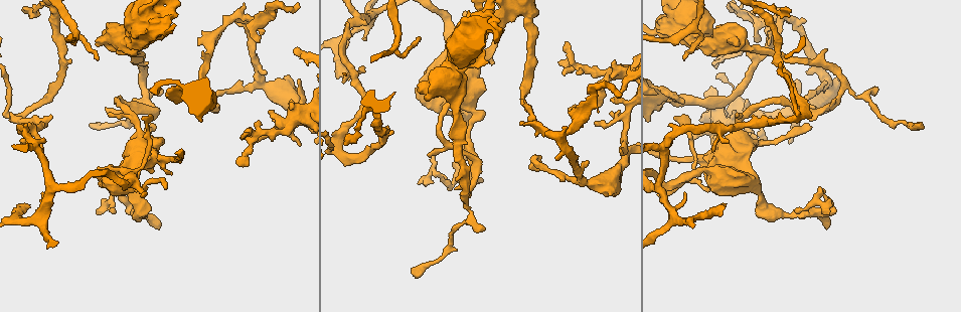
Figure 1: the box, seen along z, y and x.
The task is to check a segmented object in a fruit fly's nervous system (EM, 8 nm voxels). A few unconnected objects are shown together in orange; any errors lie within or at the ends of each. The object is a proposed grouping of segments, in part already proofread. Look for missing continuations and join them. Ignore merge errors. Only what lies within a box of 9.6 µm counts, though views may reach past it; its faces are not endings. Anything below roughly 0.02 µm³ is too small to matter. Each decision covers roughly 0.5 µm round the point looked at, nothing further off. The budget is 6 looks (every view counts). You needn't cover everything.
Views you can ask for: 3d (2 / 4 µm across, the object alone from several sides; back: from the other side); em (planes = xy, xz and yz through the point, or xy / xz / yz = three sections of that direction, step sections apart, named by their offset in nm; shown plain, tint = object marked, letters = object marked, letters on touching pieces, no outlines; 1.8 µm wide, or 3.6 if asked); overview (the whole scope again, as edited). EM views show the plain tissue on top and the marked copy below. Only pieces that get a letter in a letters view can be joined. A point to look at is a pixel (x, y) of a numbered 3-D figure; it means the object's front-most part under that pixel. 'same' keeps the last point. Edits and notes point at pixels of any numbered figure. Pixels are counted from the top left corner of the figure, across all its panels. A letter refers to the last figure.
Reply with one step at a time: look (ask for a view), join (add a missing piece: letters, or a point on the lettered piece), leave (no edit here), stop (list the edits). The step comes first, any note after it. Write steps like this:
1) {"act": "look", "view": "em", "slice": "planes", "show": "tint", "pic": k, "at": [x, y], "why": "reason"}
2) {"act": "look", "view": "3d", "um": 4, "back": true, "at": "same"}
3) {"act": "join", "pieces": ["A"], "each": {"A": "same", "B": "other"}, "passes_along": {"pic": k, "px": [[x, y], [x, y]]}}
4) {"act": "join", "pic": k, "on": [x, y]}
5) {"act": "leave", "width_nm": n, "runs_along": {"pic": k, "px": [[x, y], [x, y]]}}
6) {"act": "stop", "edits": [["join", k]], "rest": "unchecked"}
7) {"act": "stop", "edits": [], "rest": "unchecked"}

{"act": "look", "view": "em", "slice": "xz", "step": 16, "show": "letters", "pic": 1, "at": [126, 44], "why": "stops while still wide"}

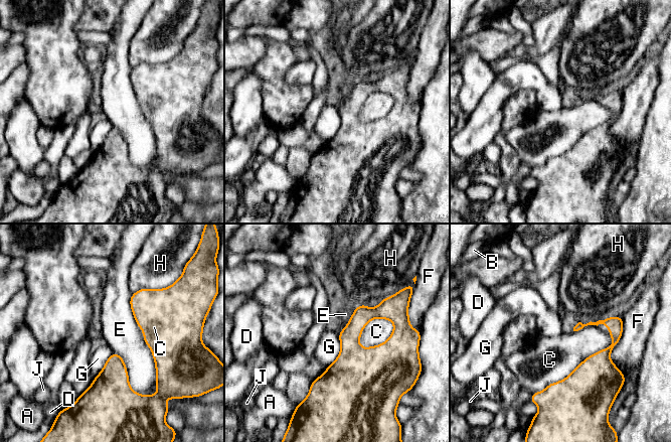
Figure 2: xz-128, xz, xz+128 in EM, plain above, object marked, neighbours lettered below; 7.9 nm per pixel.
{"act": "leave", "each": {"A": "other", "B": "other", "C": "other", "D": "other", "E": "other", "F": "other", "G": "other", "H": "other", "J": "other"}, "runs_along": {"pic": 2, "px": [[618, 319], [614, 344], [547, 393]]}, "found": "none of them fits"}

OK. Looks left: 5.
{"act": "look", "view": "3d", "um": 4, "back": true, "pic": 1, "at": [533, 168], "why": "tapers out"}

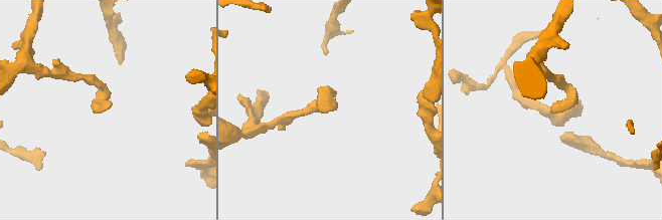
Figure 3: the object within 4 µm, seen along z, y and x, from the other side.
{"act": "look", "view": "em", "slice": "xz", "step": 4, "show": "letters", "pic": 3, "at": [335, 108]}

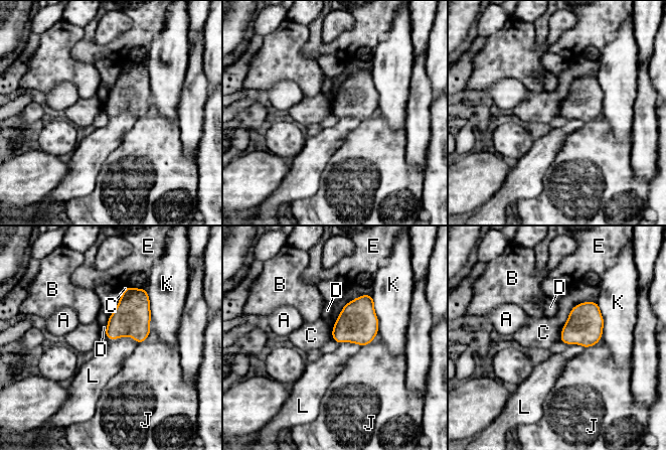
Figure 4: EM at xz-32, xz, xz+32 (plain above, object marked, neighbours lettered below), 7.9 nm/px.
{"act": "leave", "longest_contact_nm": ["C", 480], "each": {"A": "other", "B": "other", "C": "other", "D": "other", "E": "other", "J": "other", "K": "other", "L": "other"}, "found": "no lettered piece goes on from it"}

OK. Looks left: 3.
{"act": "look", "view": "3d", "um": 2, "pic": 1, "at": [130, 115], "why": "touches itself"}

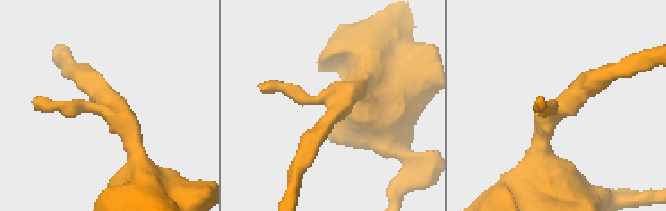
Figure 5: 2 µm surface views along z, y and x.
{"act": "look", "view": "em", "slice": "planes", "show": "tint", "pic": 5, "at": [335, 109], "why": "need the tissue"}

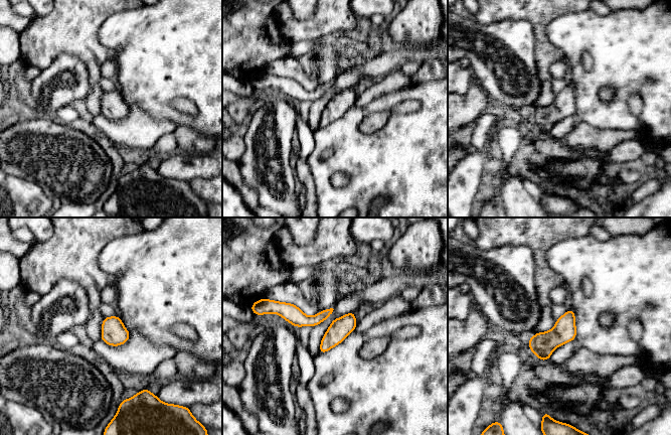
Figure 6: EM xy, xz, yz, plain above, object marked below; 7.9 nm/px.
{"act": "look", "view": "em", "slice": "planes", "show": "letters", "at": "same"}

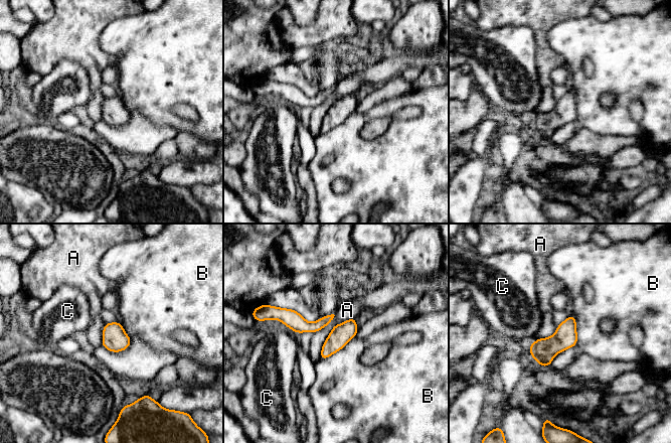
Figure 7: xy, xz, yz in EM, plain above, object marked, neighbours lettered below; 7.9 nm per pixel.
{"act": "leave", "longest_contact_nm": ["A", 460], "each": {"A": "other", "B": "other", "C": "other"}, "border": {"pic": 7, "px": [[355, 316], [332, 329], [319, 358]]}, "found": "no lettered piece goes on from it"}

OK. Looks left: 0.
{"act": "stop", "edits": [], "rest": "unchecked"}

